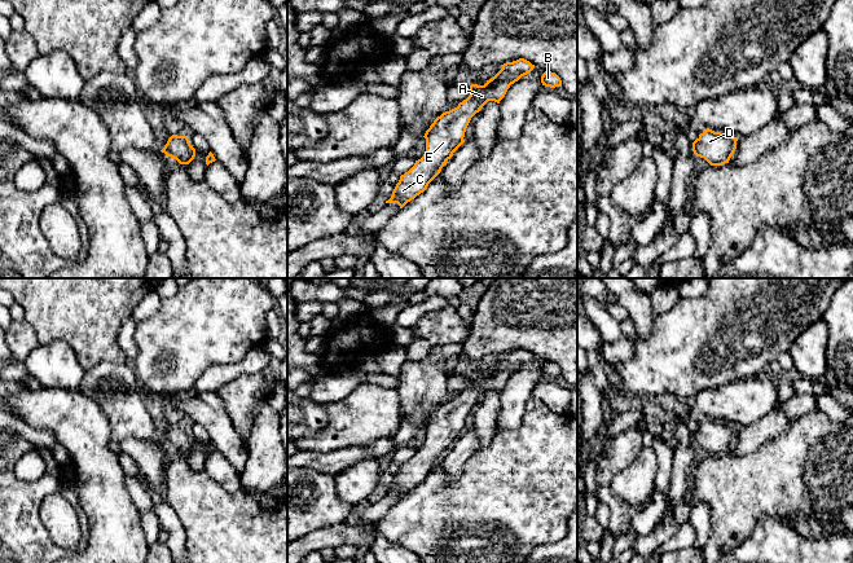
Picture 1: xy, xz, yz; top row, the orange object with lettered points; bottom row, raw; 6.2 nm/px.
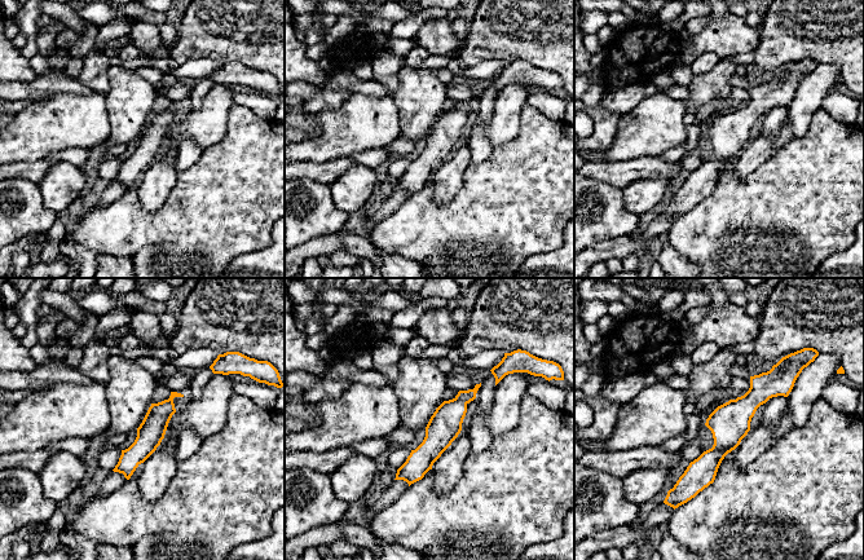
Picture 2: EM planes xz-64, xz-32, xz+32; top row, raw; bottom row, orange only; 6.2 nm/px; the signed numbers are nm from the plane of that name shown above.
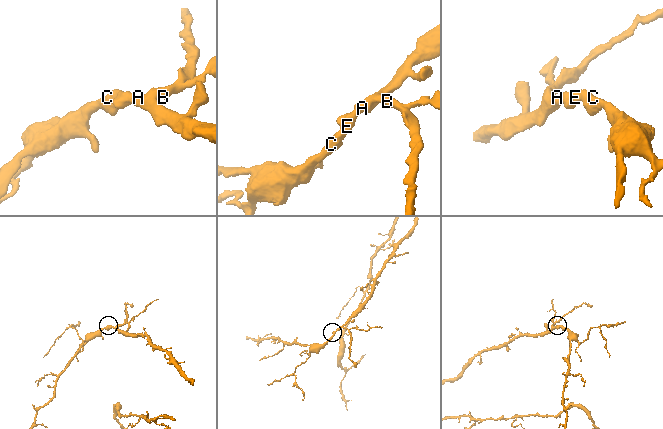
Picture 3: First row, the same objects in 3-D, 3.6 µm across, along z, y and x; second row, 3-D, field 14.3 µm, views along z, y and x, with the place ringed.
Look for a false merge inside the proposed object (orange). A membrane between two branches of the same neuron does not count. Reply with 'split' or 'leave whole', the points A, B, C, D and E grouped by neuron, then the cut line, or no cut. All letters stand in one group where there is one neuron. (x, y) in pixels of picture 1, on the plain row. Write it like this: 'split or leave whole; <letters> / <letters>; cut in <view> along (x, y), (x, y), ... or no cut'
leave whole; A B C D E; no cut

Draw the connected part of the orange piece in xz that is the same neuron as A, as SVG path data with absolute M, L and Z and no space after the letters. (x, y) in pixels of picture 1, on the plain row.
M519 348L506 352L484 375L471 374L470 386L457 397L438 406L425 423L426 441L414 456L400 466L392 485L386 493L397 493L403 498L408 492L423 483L440 463L453 443L465 432L465 422L471 408L488 392L505 387L511 374L535 359L529 351Z

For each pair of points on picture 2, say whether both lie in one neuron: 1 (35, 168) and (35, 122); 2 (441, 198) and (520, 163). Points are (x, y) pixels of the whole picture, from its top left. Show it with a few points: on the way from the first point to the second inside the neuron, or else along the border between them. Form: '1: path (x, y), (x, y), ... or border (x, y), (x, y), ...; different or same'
1: border (45, 158), (38, 162), (13, 163); different
2: border (468, 166), (455, 195), (437, 204); different

